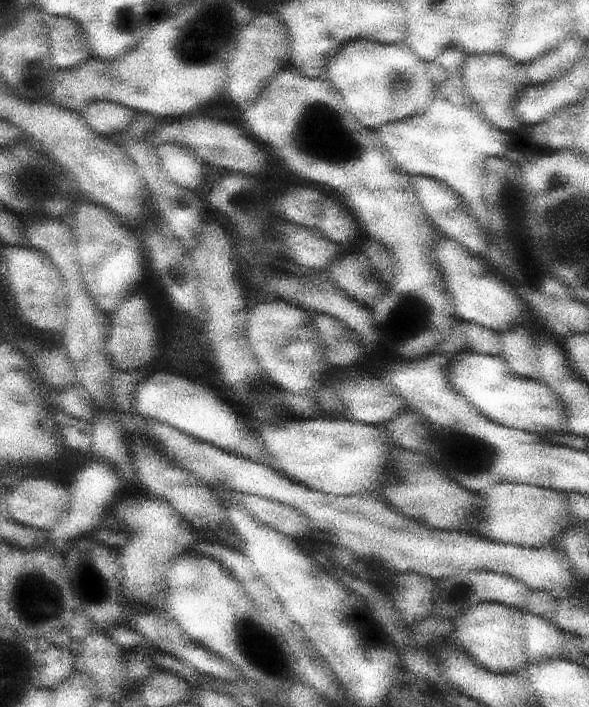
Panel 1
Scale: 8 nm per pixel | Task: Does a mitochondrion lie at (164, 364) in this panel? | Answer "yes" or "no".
no

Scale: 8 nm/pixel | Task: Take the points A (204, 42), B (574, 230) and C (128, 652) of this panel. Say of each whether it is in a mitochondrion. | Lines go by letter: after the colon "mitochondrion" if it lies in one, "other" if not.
A: mitochondrion
B: mitochondrion
C: other

